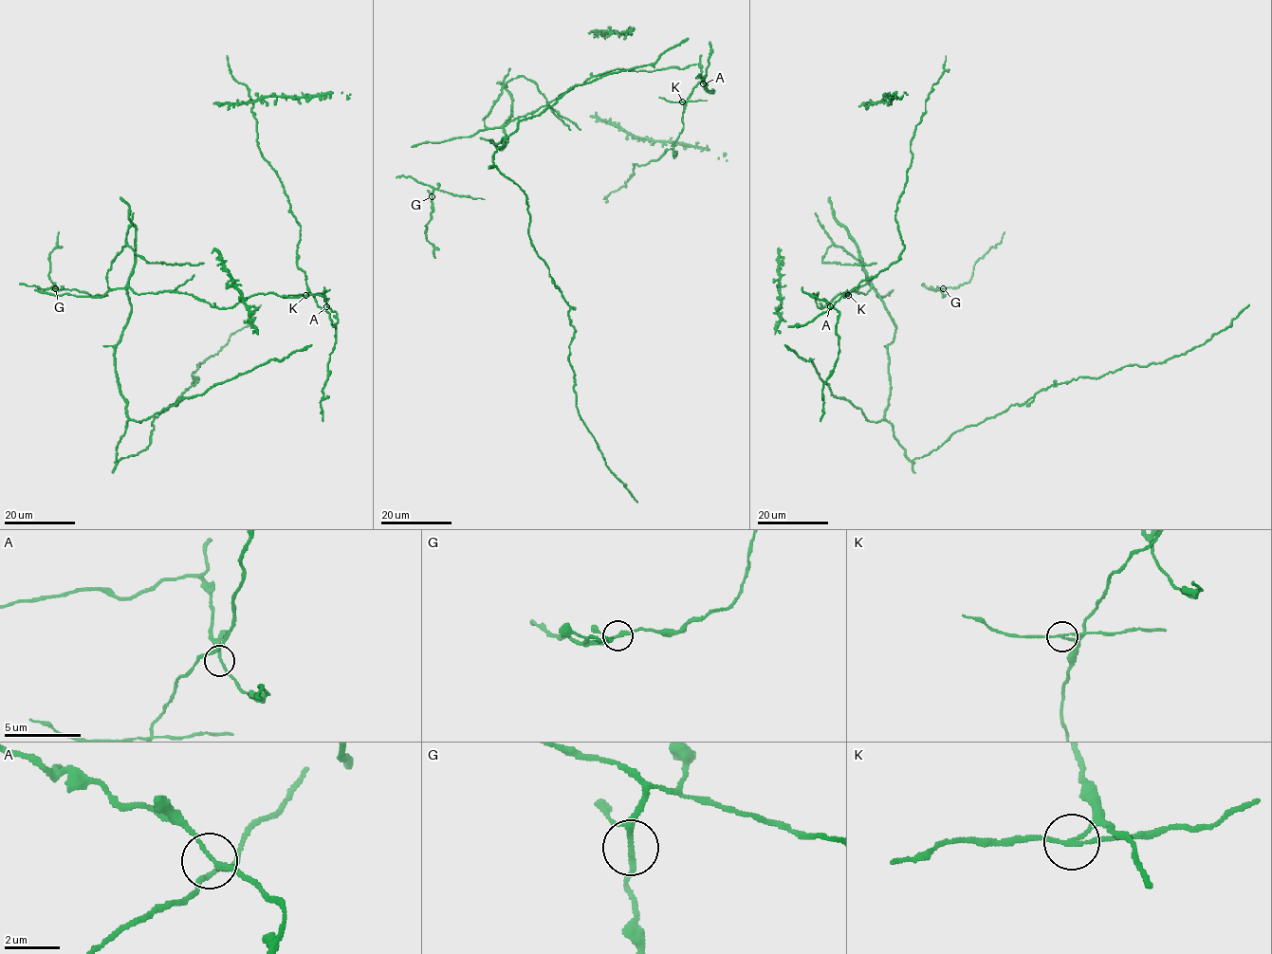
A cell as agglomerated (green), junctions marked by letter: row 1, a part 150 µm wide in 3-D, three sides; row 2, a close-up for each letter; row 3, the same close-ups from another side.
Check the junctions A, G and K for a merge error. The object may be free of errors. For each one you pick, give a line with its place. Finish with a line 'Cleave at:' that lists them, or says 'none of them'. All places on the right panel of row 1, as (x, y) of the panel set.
K: Place: (848, 295)
Cleave at: K

